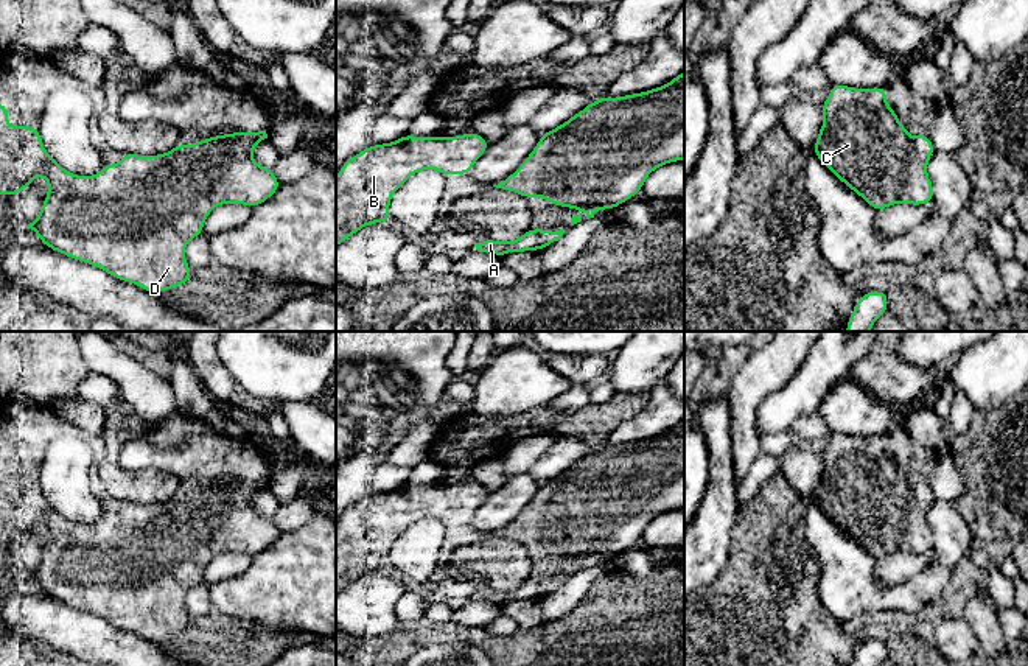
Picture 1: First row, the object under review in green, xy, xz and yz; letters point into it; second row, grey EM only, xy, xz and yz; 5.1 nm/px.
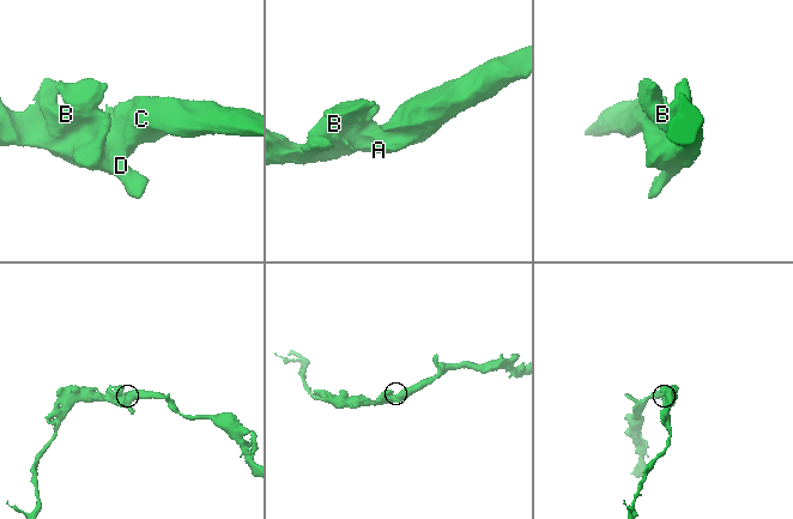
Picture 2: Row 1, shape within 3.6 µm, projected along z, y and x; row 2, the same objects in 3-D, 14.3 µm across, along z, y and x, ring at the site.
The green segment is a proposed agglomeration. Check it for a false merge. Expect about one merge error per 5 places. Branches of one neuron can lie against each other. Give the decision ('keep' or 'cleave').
keep

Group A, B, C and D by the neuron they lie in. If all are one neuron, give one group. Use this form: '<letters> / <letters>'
A B C D

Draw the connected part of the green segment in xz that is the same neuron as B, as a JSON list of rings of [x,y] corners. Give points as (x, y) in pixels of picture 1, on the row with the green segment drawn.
[[[470,132],[456,137],[406,134],[395,142],[364,148],[345,160],[336,176],[336,247],[365,226],[387,223],[390,199],[411,176],[426,168],[443,176],[471,174],[473,165],[488,146],[490,143],[482,135]]]

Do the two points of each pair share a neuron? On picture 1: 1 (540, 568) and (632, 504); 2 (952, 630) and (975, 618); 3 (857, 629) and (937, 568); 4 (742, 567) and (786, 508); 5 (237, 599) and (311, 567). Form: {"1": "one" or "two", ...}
{"1": "one", "2": "two", "3": "two", "4": "one", "5": "one"}

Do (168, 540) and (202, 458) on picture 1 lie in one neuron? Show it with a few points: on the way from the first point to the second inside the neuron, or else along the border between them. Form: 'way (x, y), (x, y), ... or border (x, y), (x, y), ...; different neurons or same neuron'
way (188, 520), (207, 501), (207, 478); same neuron

